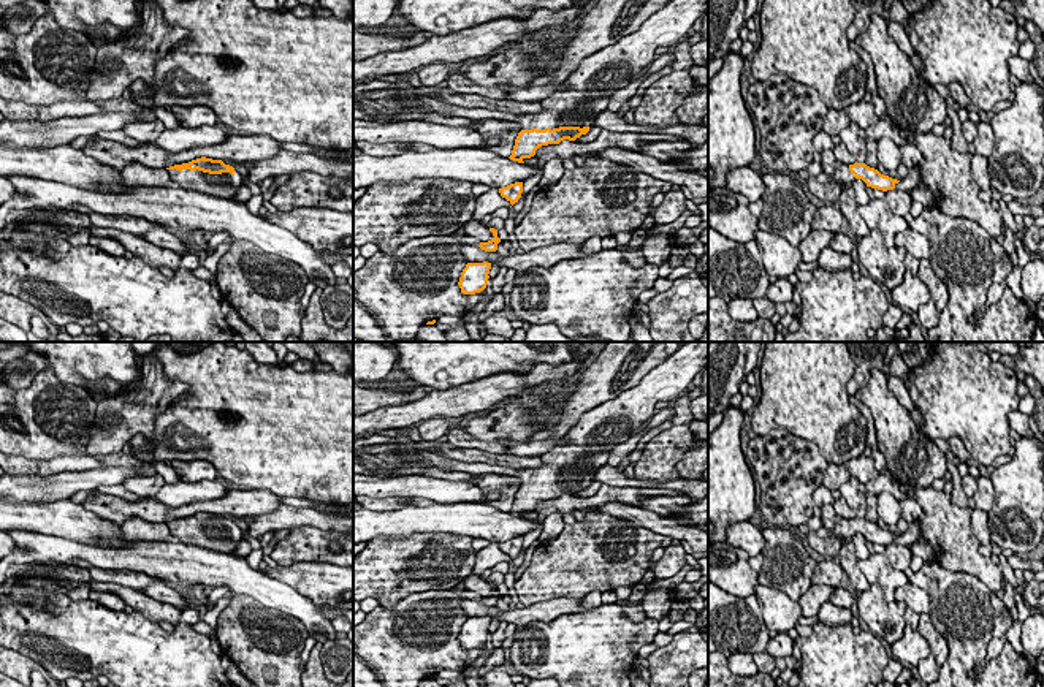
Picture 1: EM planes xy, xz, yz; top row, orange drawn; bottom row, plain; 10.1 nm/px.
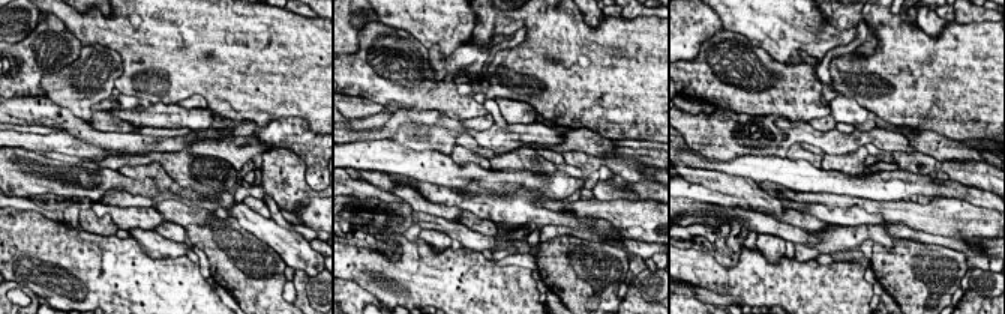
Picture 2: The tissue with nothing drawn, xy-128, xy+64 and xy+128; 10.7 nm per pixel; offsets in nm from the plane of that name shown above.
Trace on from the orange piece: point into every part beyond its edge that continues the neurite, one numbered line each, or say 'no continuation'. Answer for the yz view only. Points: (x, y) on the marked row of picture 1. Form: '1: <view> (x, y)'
1: yz (842, 174)

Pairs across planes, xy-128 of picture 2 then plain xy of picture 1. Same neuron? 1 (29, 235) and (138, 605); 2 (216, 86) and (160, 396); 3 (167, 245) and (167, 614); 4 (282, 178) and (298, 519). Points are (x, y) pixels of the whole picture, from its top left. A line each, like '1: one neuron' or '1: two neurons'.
1: two neurons
2: two neurons
3: one neuron
4: two neurons

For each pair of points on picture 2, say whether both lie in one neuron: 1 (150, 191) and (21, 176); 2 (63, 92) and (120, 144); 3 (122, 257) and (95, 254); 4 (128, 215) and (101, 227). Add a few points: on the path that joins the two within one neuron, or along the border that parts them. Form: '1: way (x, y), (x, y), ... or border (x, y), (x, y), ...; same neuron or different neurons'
1: way (119, 184), (84, 190), (53, 182); same neuron
2: border (53, 102), (84, 120); different neurons
3: way (116, 257), (101, 257); same neuron
4: border (90, 209), (99, 217), (108, 215), (119, 227); different neurons

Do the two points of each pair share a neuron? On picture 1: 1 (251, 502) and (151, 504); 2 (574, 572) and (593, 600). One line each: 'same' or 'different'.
1: same
2: different

